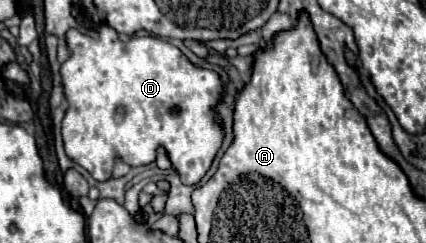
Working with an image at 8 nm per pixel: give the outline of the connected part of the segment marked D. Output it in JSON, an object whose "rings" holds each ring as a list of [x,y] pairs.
{"rings":[[[102,26],[98,30],[98,38],[70,28],[66,32],[66,44],[70,58],[60,64],[64,96],[68,100],[68,114],[62,120],[66,156],[88,170],[94,180],[106,182],[112,176],[114,160],[120,158],[128,166],[148,166],[154,164],[156,150],[164,148],[182,182],[186,186],[198,184],[212,166],[224,140],[224,126],[222,122],[216,122],[216,106],[224,96],[220,74],[194,66],[166,40],[154,36],[120,40],[112,26]]]}

